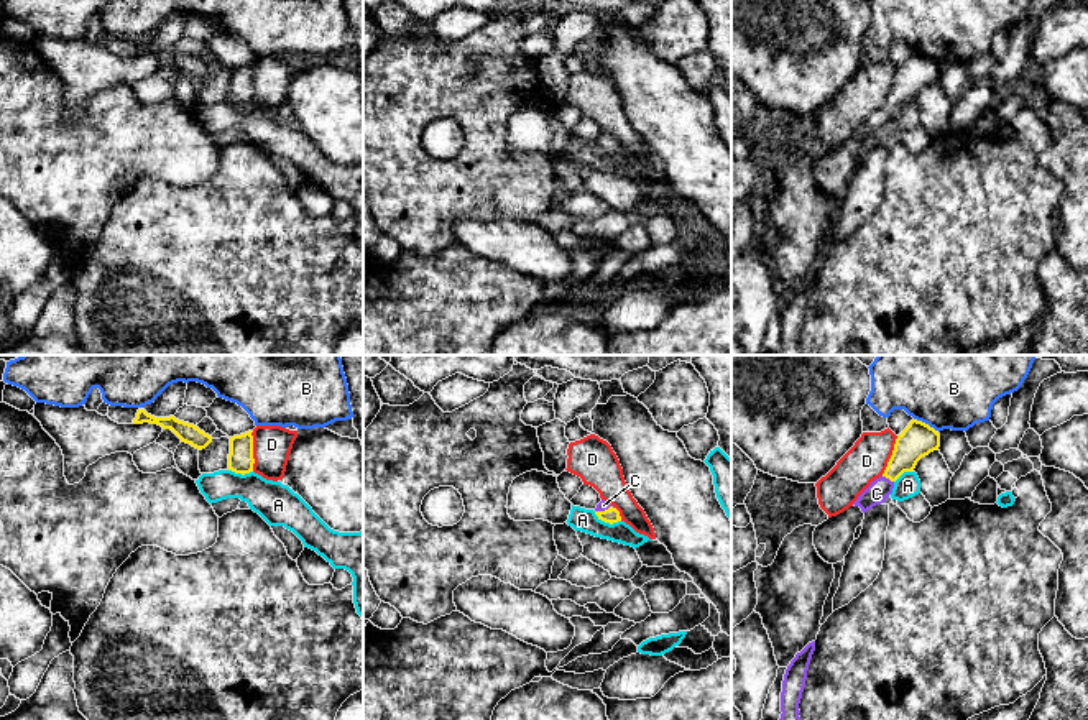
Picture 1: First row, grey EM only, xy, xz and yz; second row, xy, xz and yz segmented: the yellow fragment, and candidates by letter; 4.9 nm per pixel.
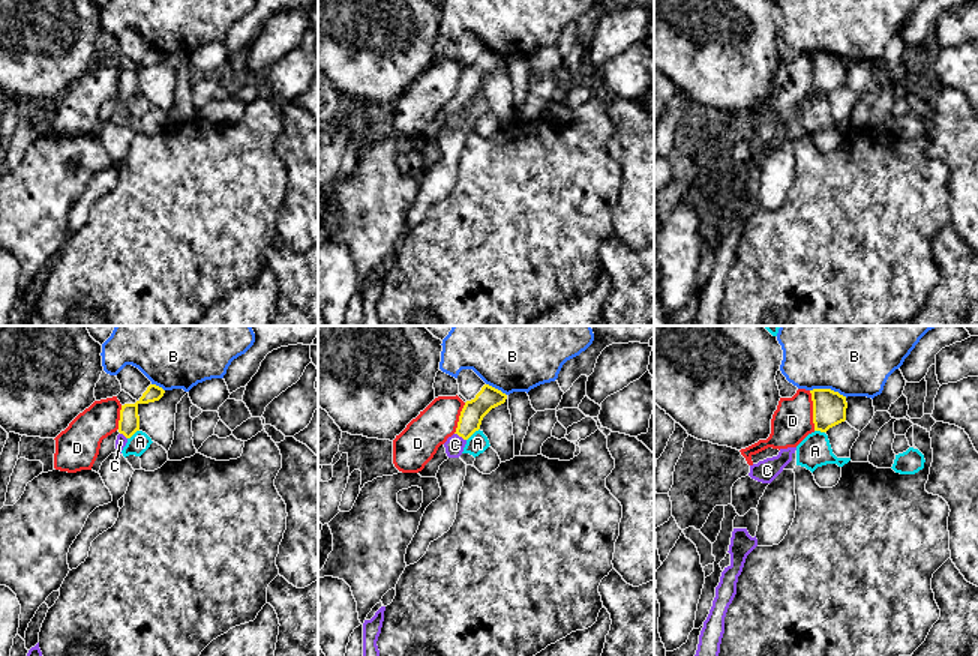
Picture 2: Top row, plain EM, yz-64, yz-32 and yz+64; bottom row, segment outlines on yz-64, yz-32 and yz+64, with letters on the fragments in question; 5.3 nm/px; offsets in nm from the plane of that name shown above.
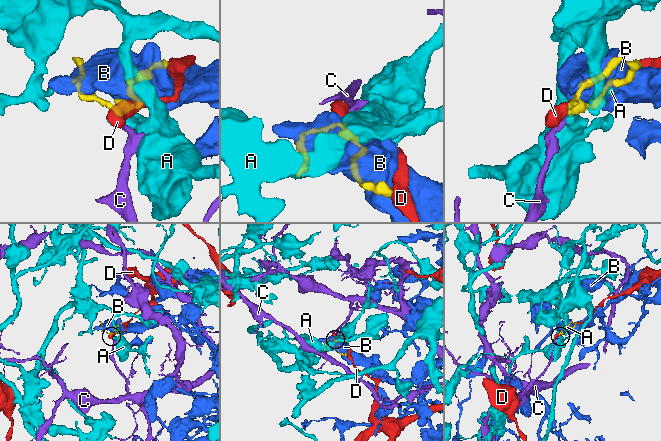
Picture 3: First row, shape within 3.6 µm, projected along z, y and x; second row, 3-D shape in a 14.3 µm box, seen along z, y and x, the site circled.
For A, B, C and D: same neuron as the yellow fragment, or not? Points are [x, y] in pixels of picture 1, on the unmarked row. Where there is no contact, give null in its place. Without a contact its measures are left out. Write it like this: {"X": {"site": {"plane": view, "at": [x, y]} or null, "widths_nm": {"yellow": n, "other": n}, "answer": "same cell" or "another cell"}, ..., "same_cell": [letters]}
{"A": {"site": {"plane": "xz", "at": [607, 153]}, "widths_nm": {"yellow": 80, "other": 110}, "answer": "another cell"}, "B": {"site": {"plane": "yz", "at": [927, 56]}, "widths_nm": {"yellow": 170, "other": 300}, "answer": "another cell"}, "C": {"site": {"plane": "yz", "at": [888, 109]}, "widths_nm": {"yellow": 170, "other": 110}, "answer": "same cell"}, "D": {"site": {"plane": "xy", "at": [252, 83]}, "widths_nm": {"yellow": 130, "other": 190}, "answer": "another cell"}, "same_cell": ["C"]}

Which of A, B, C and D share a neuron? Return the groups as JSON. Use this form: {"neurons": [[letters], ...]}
{"neurons": [["A"], ["B"], ["C"], ["D"]]}

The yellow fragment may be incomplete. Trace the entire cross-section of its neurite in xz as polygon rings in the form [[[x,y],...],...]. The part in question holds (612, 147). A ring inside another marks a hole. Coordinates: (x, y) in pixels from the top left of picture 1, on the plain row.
[[[602,132],[597,136],[595,146],[598,148],[598,151],[610,155],[610,156],[621,153],[620,143],[605,132]]]

